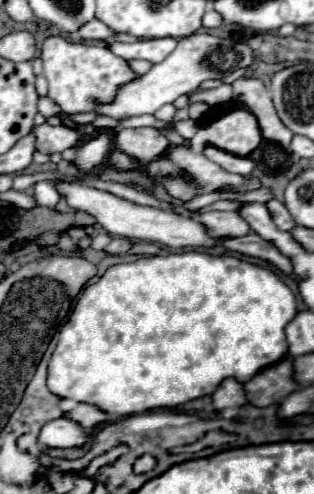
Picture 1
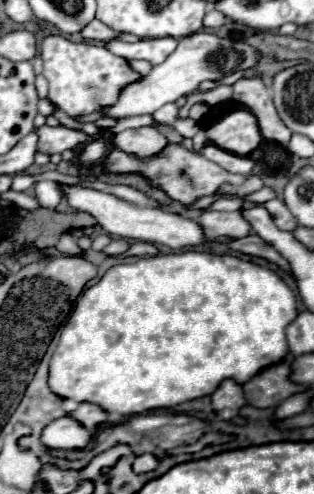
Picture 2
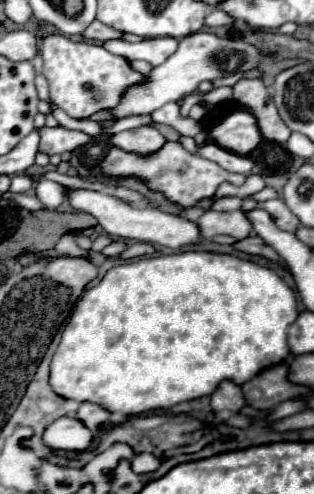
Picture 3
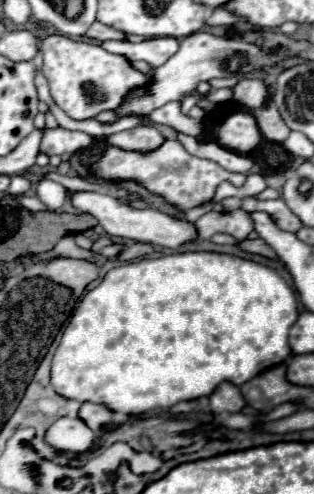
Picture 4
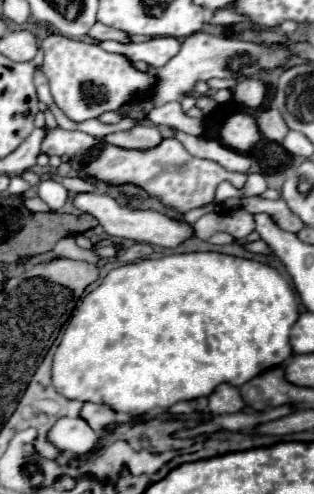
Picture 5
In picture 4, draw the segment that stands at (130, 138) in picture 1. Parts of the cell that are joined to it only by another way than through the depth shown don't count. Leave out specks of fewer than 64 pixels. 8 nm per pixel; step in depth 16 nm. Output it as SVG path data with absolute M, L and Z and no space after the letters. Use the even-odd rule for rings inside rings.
M138 126L126 132L118 132L106 138L108 144L118 146L122 150L132 150L132 152L152 152L164 144L164 136L152 126Z

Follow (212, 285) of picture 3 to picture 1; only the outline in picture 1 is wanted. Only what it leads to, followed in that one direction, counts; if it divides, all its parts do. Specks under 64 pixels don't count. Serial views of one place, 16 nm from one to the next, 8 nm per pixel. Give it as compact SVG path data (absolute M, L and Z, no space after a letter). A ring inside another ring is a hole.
M182 252L182 254L168 254L168 256L142 256L136 262L128 264L116 264L110 266L98 282L86 286L76 302L74 308L66 320L66 324L60 328L58 344L52 352L52 358L48 362L48 388L58 398L72 398L76 402L86 402L92 406L98 406L105 412L109 419L107 422L117 422L132 414L156 410L156 408L176 408L190 400L196 400L200 396L214 394L214 390L220 386L226 378L236 378L240 382L248 382L256 372L266 368L268 364L280 362L288 354L288 344L284 336L286 324L296 316L296 300L292 290L272 272L260 266L254 266L250 262L244 262L234 256L210 256L204 252Z

